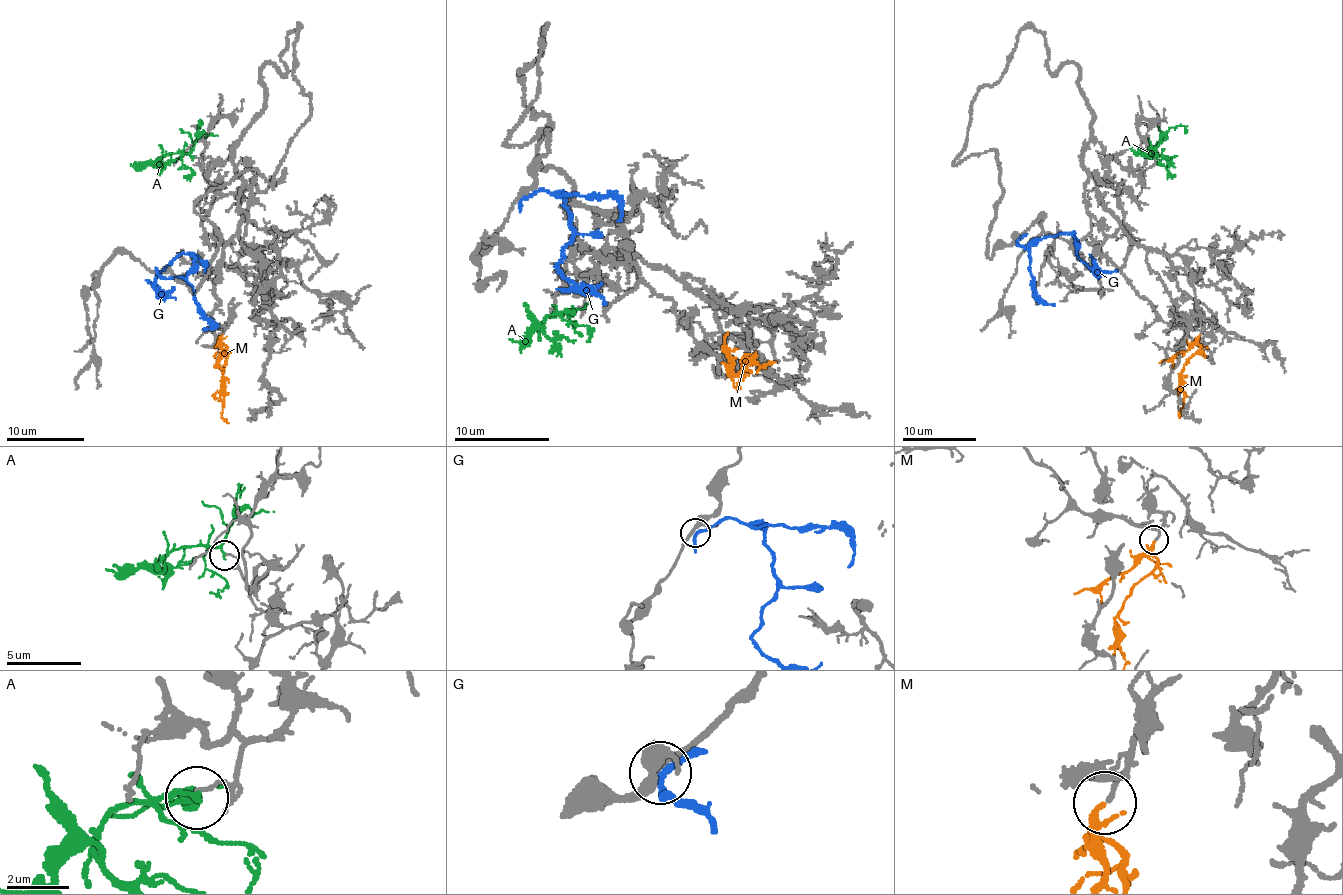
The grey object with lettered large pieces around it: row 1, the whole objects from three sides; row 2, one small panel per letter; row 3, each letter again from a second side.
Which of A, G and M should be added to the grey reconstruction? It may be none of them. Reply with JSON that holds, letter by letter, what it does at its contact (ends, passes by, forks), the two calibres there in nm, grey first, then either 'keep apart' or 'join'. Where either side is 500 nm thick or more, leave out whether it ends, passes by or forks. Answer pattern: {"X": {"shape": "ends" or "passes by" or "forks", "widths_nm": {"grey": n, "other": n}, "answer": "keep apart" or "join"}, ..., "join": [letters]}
{"A": {"shape": "passes by", "widths_nm": {"grey": 100, "other": 130}, "answer": "keep apart"}, "G": {"shape": "passes by", "widths_nm": {"grey": 240, "other": 180}, "answer": "keep apart"}, "M": {"shape": "passes by", "widths_nm": {"grey": 150, "other": 160}, "answer": "join"}, "join": ["M"]}

